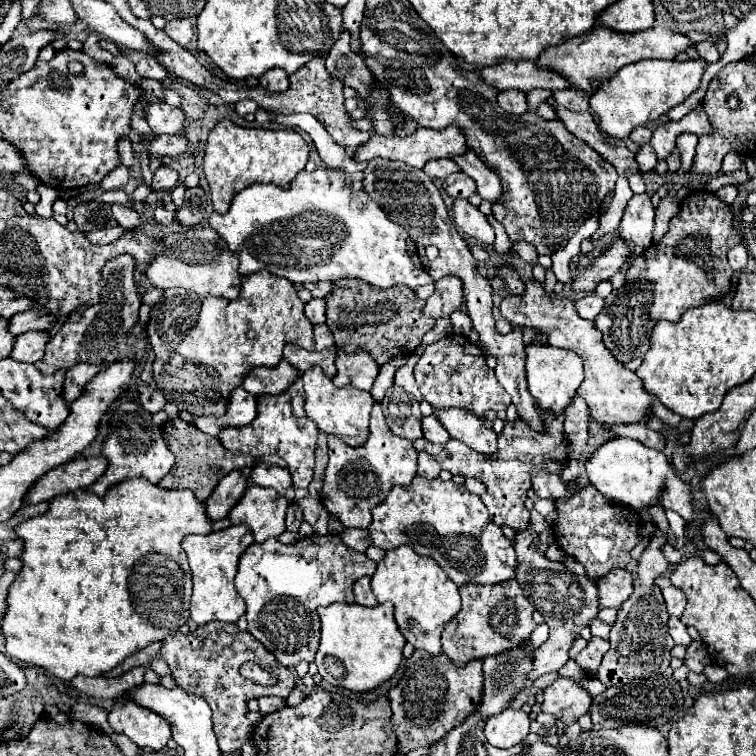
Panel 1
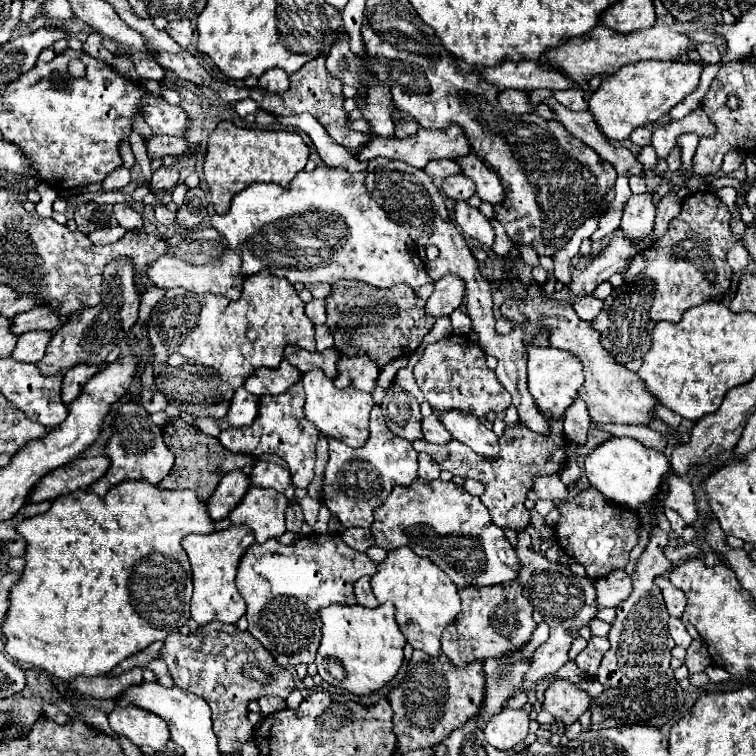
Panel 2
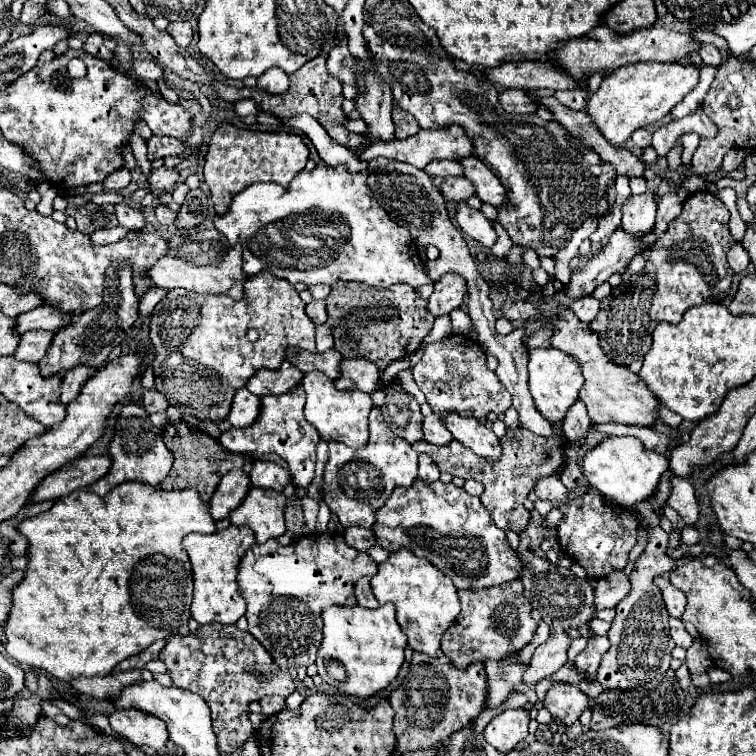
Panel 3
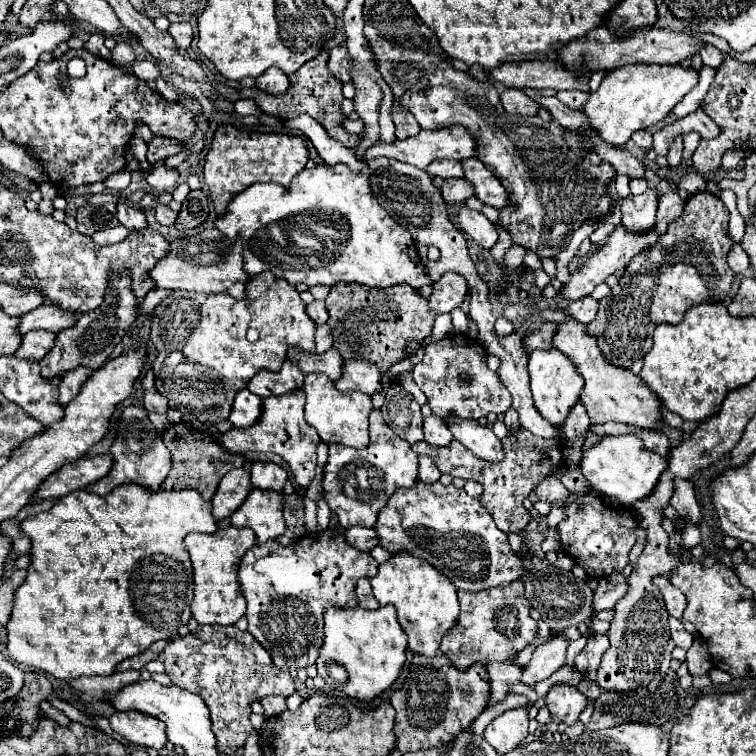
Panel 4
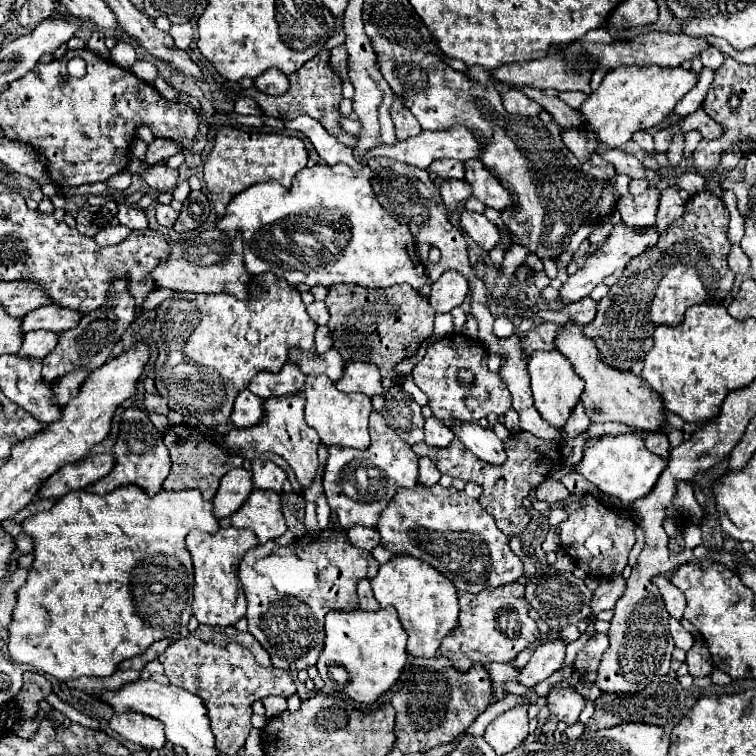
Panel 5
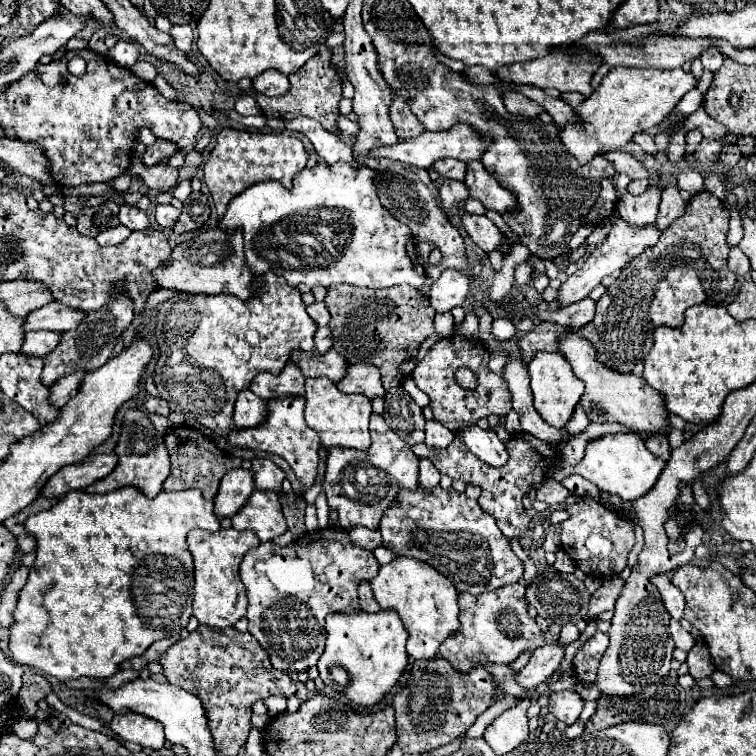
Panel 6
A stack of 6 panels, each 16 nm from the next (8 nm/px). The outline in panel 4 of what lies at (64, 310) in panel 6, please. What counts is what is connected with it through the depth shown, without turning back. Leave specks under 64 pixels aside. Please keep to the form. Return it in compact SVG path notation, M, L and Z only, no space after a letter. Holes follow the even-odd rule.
M44 304L24 316L20 316L20 332L30 332L30 330L50 330L50 332L60 332L64 328L72 328L76 324L78 314L72 310L64 310L56 304Z

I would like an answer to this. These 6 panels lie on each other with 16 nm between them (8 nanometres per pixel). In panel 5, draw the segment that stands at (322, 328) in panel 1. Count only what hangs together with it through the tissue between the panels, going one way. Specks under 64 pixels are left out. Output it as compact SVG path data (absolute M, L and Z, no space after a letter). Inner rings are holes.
M318 326L316 330L316 352L324 354L332 348L332 334L328 326Z

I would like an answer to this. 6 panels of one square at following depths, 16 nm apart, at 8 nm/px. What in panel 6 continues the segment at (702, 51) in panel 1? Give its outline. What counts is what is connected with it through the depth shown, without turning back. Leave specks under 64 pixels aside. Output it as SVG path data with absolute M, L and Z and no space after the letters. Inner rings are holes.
M710 48L710 50L706 50L704 54L702 54L702 66L706 68L706 70L710 70L712 74L716 74L718 70L720 70L720 66L722 66L722 62L724 62L724 56L716 50L716 48Z

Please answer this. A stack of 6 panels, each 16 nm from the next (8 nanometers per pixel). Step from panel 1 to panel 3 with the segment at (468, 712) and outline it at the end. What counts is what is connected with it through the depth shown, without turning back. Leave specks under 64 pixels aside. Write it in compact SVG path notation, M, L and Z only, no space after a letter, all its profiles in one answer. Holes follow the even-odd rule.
M414 654L410 664L408 664L408 676L404 678L402 686L390 694L390 704L396 710L394 716L394 734L396 734L396 748L404 752L414 752L414 750L426 750L426 748L436 748L444 744L454 732L466 728L486 706L488 700L488 684L486 684L486 672L484 664L470 664L466 670L458 670L450 664L446 656L424 656L424 654Z

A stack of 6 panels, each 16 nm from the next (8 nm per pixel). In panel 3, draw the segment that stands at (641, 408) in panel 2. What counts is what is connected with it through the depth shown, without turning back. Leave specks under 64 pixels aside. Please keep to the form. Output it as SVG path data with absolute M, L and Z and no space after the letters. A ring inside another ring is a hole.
M530 296L528 302L506 302L502 316L508 318L510 322L528 322L528 320L536 322L542 312L562 314L562 320L544 320L544 322L550 322L556 328L556 332L552 336L552 346L566 352L580 364L580 370L584 376L584 388L580 390L580 400L586 404L590 420L594 424L620 422L620 424L652 428L654 422L660 418L658 416L658 406L660 406L658 398L648 390L648 386L640 380L640 376L636 376L628 368L620 368L620 366L614 366L612 362L608 362L608 356L604 356L602 348L598 346L596 336L592 336L592 332L588 332L588 324L580 324L580 320L576 320L576 316L572 316L572 312L568 312L568 308L562 308L554 302L540 306L540 302Z

